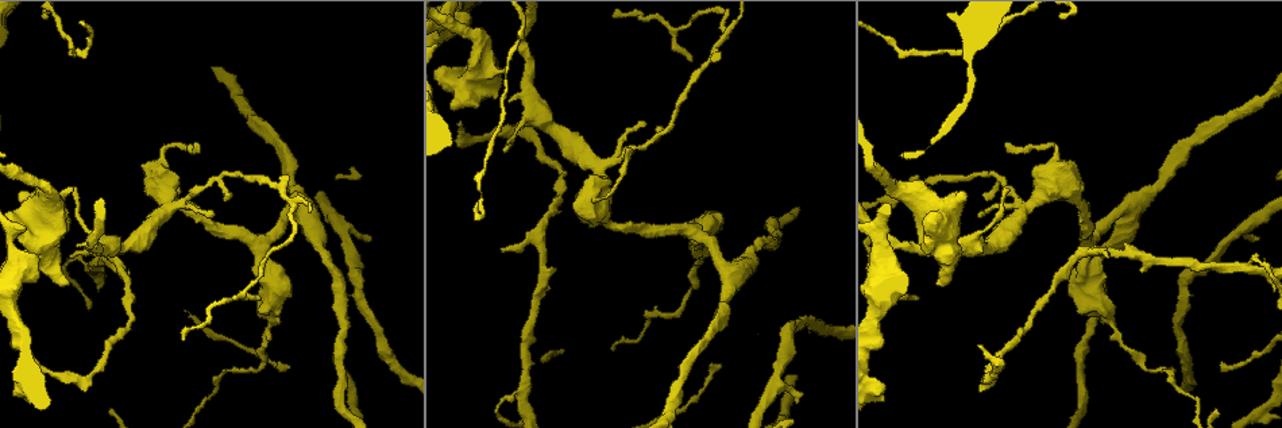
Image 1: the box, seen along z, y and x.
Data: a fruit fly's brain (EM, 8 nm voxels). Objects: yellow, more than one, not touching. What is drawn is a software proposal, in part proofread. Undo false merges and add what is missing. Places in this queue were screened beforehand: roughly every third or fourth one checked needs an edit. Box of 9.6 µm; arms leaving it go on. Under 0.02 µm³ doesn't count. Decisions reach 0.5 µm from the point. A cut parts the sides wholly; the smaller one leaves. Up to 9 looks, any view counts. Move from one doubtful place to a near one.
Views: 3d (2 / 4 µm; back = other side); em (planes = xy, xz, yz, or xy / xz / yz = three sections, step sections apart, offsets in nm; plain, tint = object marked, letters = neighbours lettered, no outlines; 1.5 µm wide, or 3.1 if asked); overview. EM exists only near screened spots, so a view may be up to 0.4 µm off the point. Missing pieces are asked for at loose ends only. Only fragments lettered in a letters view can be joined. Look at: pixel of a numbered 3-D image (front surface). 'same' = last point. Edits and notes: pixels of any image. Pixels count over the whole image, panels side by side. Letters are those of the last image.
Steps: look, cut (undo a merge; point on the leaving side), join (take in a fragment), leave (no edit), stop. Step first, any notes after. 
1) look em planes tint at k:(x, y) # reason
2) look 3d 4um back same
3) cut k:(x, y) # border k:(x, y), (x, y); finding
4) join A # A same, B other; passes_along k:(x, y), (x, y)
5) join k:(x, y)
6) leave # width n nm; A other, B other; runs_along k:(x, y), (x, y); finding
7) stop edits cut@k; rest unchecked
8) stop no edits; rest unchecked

look 3d 4um at 1:(1006, 145) # tapers out

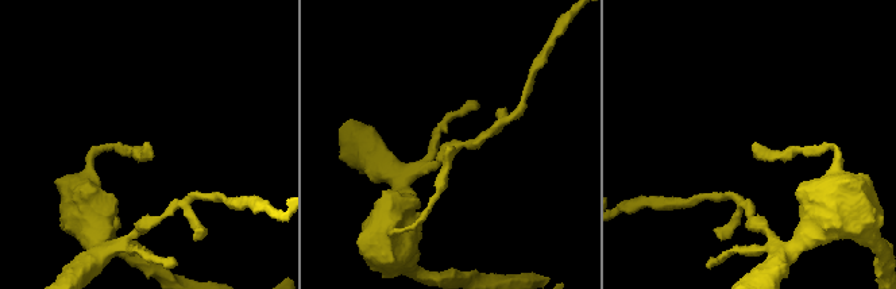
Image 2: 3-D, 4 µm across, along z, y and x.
look em planes tint at 2:(146, 143) # need the tissue

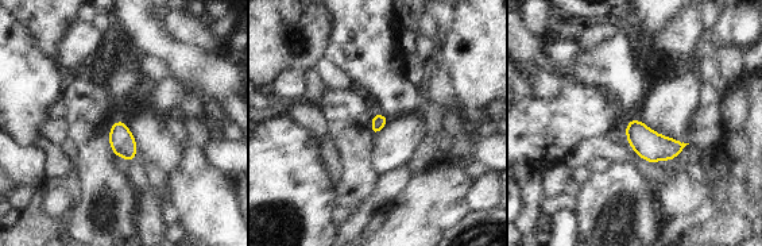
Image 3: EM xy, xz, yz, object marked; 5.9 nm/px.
look em planes letters same

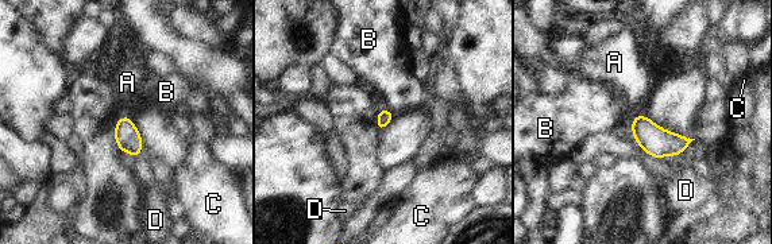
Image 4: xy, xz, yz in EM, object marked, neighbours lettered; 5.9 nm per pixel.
leave # width 80 nm; A other, B other, C other, D other; border 4:(381, 108), (394, 113); no lettered fragment goes on from it

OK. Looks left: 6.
look em planes letters at 1:(108, 248) # sharp bend

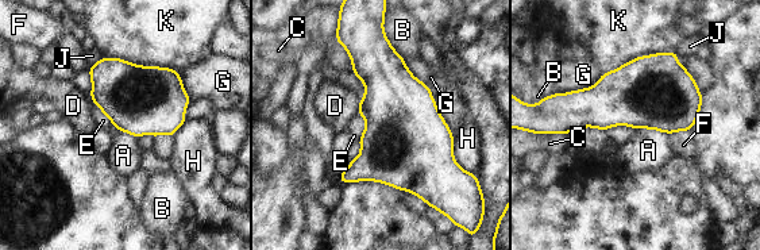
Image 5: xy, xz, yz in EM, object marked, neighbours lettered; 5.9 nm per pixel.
leave # A other, B other, C other, D other, E other, F other, G other, H other, J other, K other; border 5:(602, 74), (589, 87), (558, 92); all the same cell

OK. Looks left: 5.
look 3d 4um back at 1:(501, 250) # branch stops here

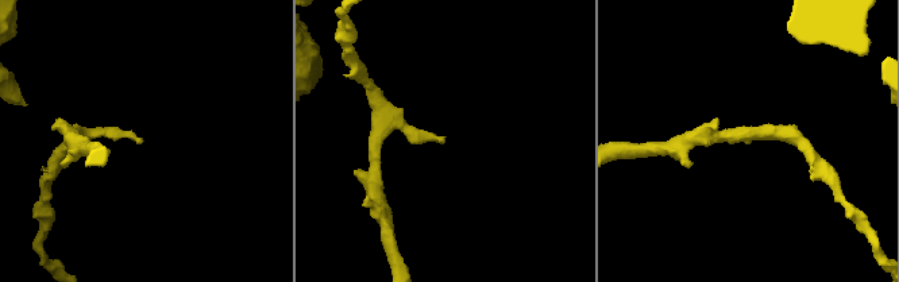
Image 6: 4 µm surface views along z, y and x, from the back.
look em yz step 8 letters at 6:(138, 143)

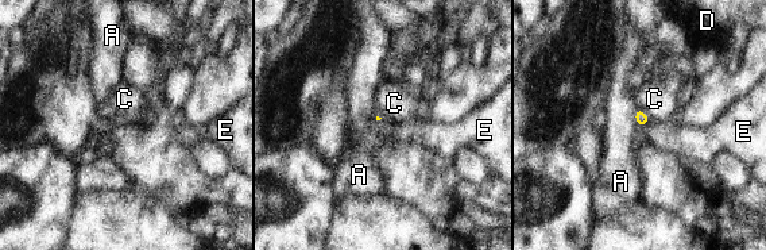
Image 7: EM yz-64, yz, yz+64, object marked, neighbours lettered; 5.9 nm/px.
look em planes letters same # cut it another way

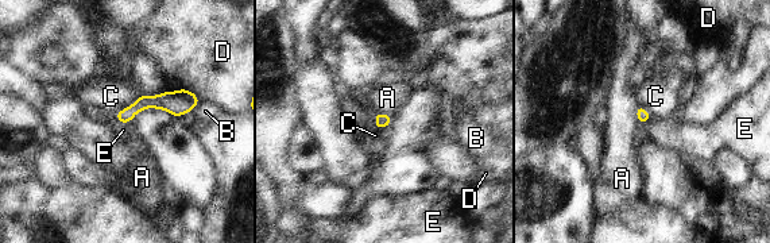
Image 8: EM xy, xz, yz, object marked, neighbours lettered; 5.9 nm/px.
leave # A other, B other, C other, D other, E other; runs_along 8:(194, 100), (143, 101), (120, 116); none of them fits

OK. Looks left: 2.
stop no edits; rest unchecked

